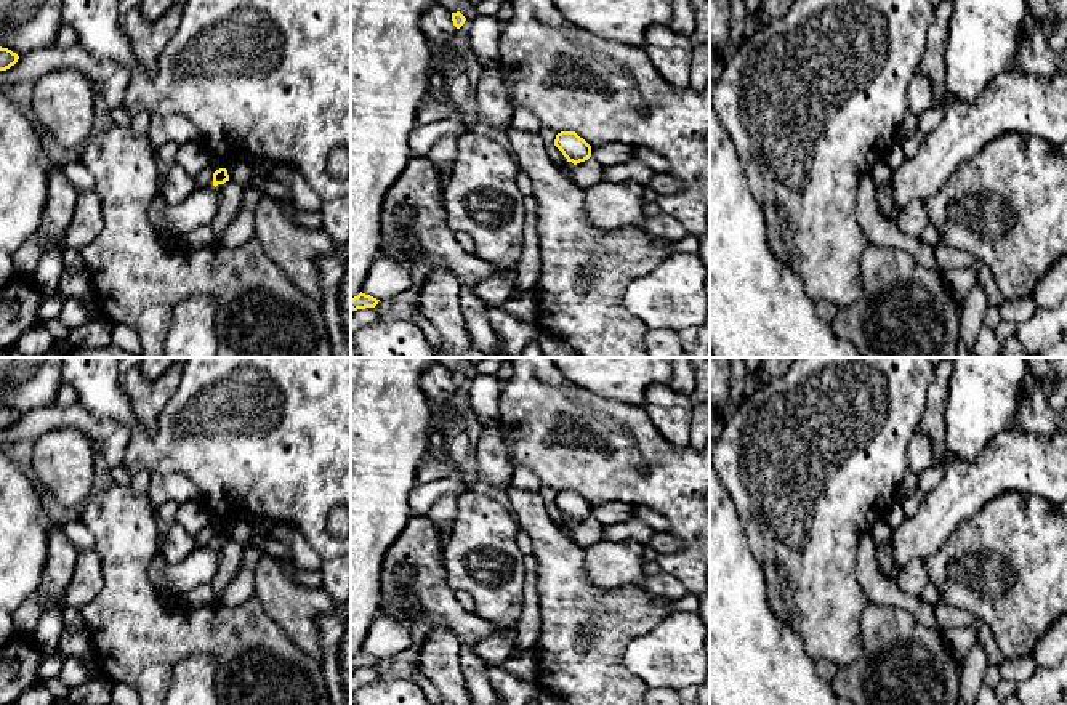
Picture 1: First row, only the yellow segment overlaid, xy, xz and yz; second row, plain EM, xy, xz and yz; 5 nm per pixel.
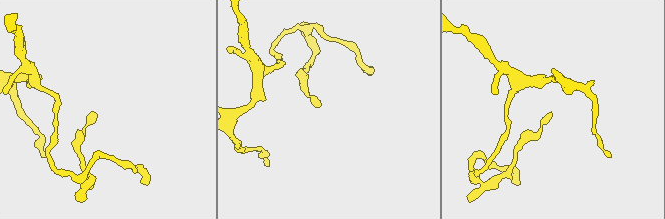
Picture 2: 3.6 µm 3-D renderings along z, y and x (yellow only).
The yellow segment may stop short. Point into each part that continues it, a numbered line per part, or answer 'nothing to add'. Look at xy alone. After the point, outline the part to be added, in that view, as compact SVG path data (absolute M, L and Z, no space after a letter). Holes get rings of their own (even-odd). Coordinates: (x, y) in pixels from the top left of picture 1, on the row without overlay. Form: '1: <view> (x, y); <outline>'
nothing to add

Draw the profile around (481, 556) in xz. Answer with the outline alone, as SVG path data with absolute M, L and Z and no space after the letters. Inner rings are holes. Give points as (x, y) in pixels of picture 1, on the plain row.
M477 492L457 498L457 514L442 545L447 583L474 599L474 614L514 628L524 602L525 569L516 537L519 524L498 502Z

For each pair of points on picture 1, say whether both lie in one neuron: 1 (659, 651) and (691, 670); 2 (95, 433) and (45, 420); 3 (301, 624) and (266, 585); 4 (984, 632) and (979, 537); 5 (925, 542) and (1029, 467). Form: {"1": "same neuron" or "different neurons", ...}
{"1": "same neuron", "2": "same neuron", "3": "same neuron", "4": "different neurons", "5": "same neuron"}

